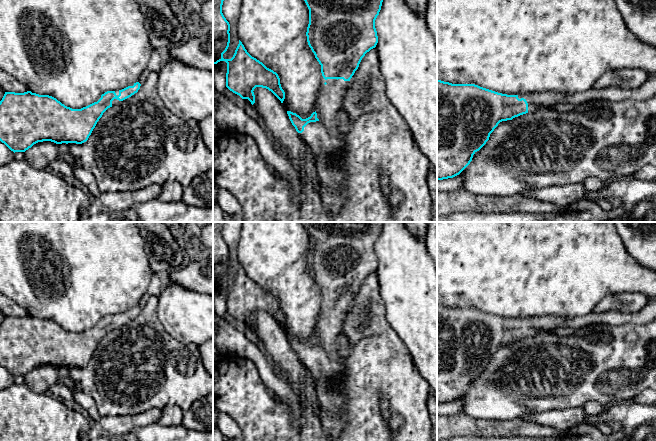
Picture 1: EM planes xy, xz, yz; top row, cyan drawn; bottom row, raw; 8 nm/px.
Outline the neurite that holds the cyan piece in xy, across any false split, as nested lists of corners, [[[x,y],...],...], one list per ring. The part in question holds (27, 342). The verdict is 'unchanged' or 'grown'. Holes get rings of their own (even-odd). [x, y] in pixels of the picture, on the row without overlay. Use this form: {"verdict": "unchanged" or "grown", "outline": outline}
{"verdict": "grown", "outline": [[[136,306],[122,314],[107,315],[94,327],[81,333],[67,331],[49,319],[39,319],[31,315],[5,316],[0,325],[0,365],[14,377],[25,376],[34,368],[43,365],[82,368],[88,364],[103,337],[137,317],[140,310],[141,308]]]}

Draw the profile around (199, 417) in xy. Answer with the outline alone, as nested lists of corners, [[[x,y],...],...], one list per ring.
[[[213,391],[192,404],[184,413],[182,425],[193,431],[213,431]]]

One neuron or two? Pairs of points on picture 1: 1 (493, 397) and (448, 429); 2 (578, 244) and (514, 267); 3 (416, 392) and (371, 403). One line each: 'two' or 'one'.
1: two
2: one
3: one

